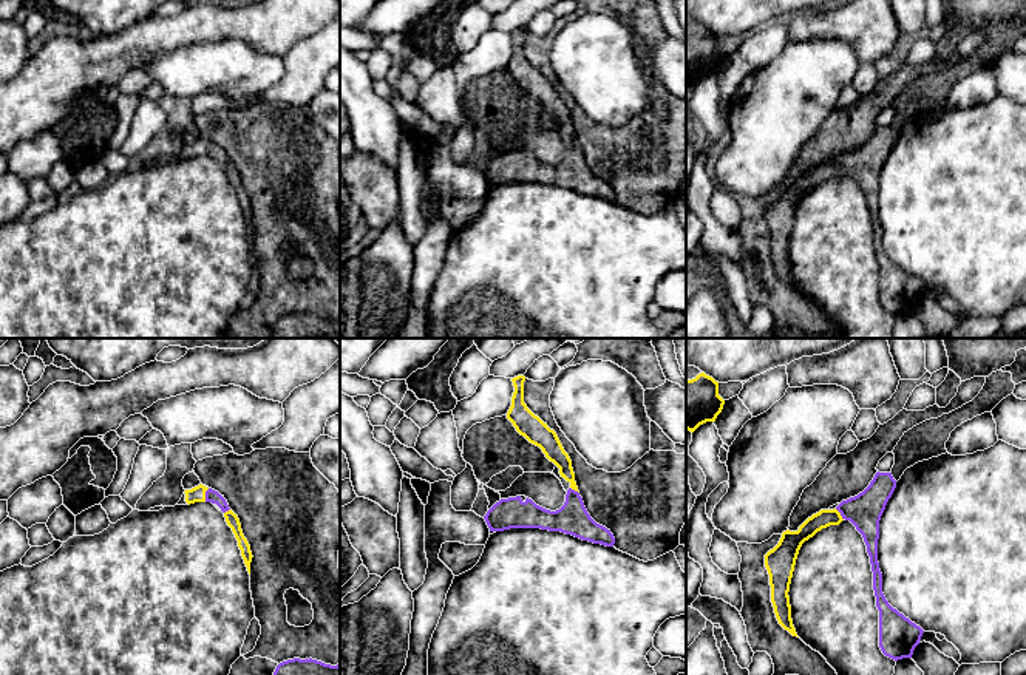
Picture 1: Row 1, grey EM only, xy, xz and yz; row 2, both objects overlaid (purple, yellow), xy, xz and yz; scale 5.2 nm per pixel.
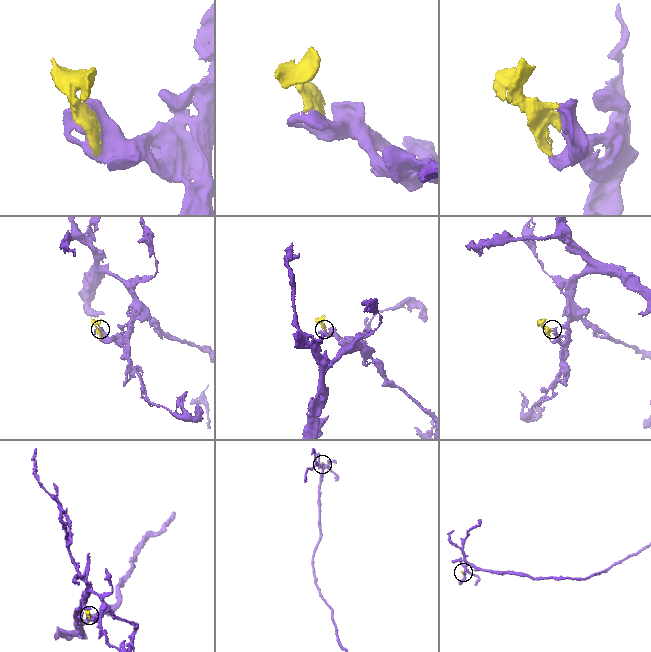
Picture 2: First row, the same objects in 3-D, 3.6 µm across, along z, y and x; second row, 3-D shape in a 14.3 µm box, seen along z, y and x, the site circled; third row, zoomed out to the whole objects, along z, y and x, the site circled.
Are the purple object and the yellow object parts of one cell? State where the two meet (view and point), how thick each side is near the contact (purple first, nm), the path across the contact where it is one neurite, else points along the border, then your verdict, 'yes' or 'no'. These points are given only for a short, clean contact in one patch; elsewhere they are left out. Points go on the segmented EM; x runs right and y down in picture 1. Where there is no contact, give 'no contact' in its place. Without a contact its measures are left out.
contact xy (206, 495); calibres 70 and 80 nm; way xy (212, 496), (206, 495), (198, 493); yes

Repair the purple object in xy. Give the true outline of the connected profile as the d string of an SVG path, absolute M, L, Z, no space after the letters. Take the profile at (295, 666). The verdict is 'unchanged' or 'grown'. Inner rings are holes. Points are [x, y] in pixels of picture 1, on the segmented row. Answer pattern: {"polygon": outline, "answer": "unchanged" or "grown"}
{"polygon": "M294 658L280 663L273 675L340 675L340 664L331 666L312 658Z", "answer": "unchanged"}

